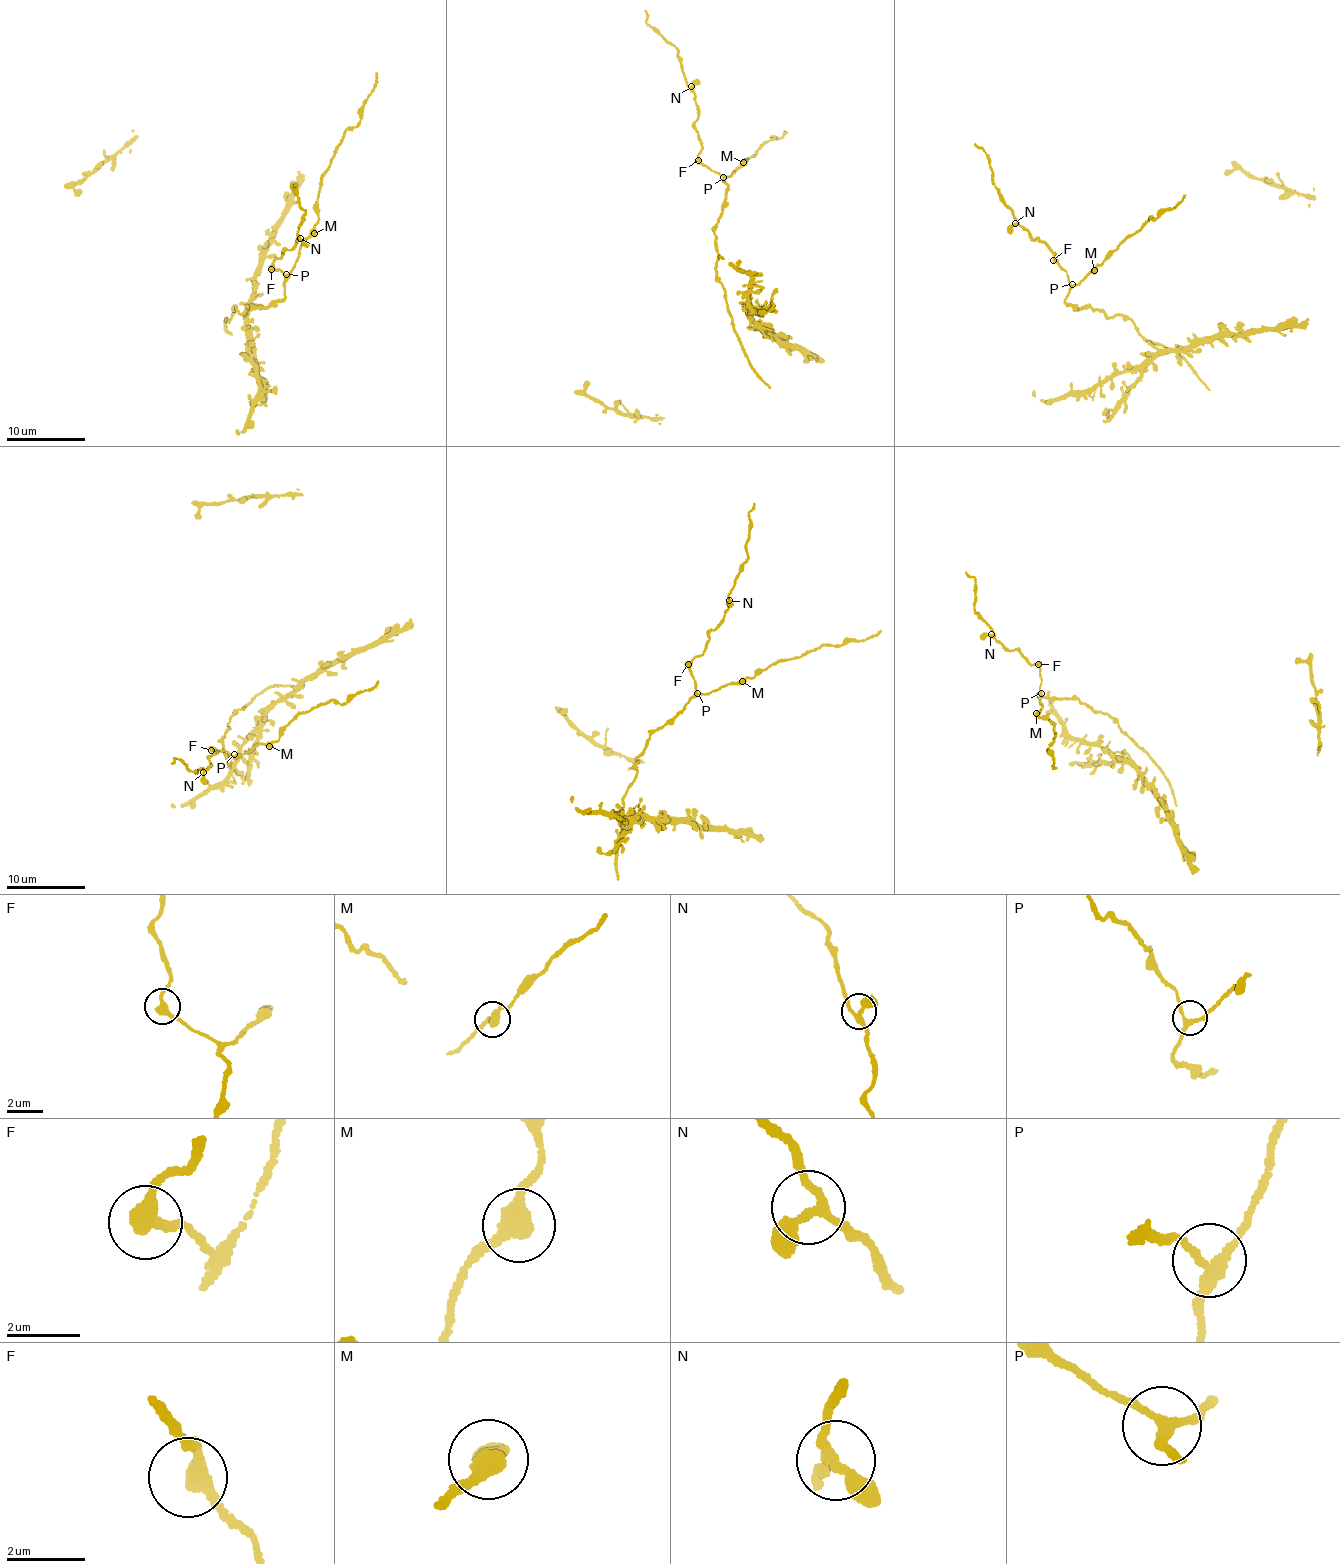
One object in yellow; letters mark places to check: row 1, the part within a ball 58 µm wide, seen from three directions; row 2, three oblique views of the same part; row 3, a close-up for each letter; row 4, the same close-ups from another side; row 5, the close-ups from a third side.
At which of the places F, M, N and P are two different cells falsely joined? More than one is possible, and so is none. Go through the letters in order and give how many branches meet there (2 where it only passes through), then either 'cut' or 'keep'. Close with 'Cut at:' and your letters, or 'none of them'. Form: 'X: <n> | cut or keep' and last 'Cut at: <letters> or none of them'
F: 2 | keep
M: 2 | keep
N: 3 | keep
P: 3 | keep
Cut at: none of them

